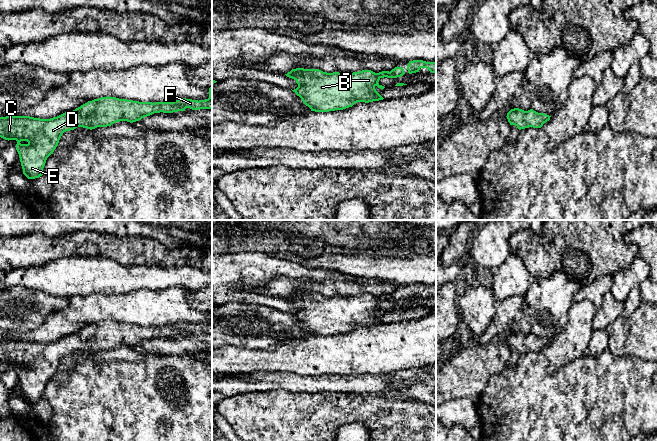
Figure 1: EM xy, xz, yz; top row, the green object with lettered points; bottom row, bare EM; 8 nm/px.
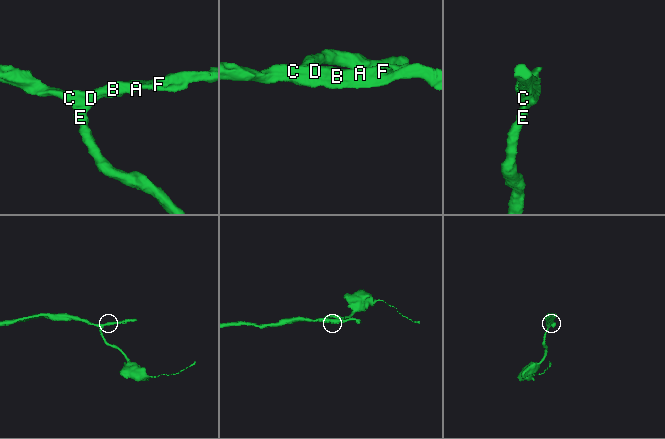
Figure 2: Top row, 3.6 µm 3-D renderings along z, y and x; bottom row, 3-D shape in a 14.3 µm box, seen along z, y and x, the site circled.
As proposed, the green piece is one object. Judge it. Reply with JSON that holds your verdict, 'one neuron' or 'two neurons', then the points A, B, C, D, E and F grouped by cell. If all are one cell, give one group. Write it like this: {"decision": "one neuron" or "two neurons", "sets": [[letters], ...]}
{"decision": "one neuron", "sets": [["A", "B", "C", "D", "E", "F"]]}

